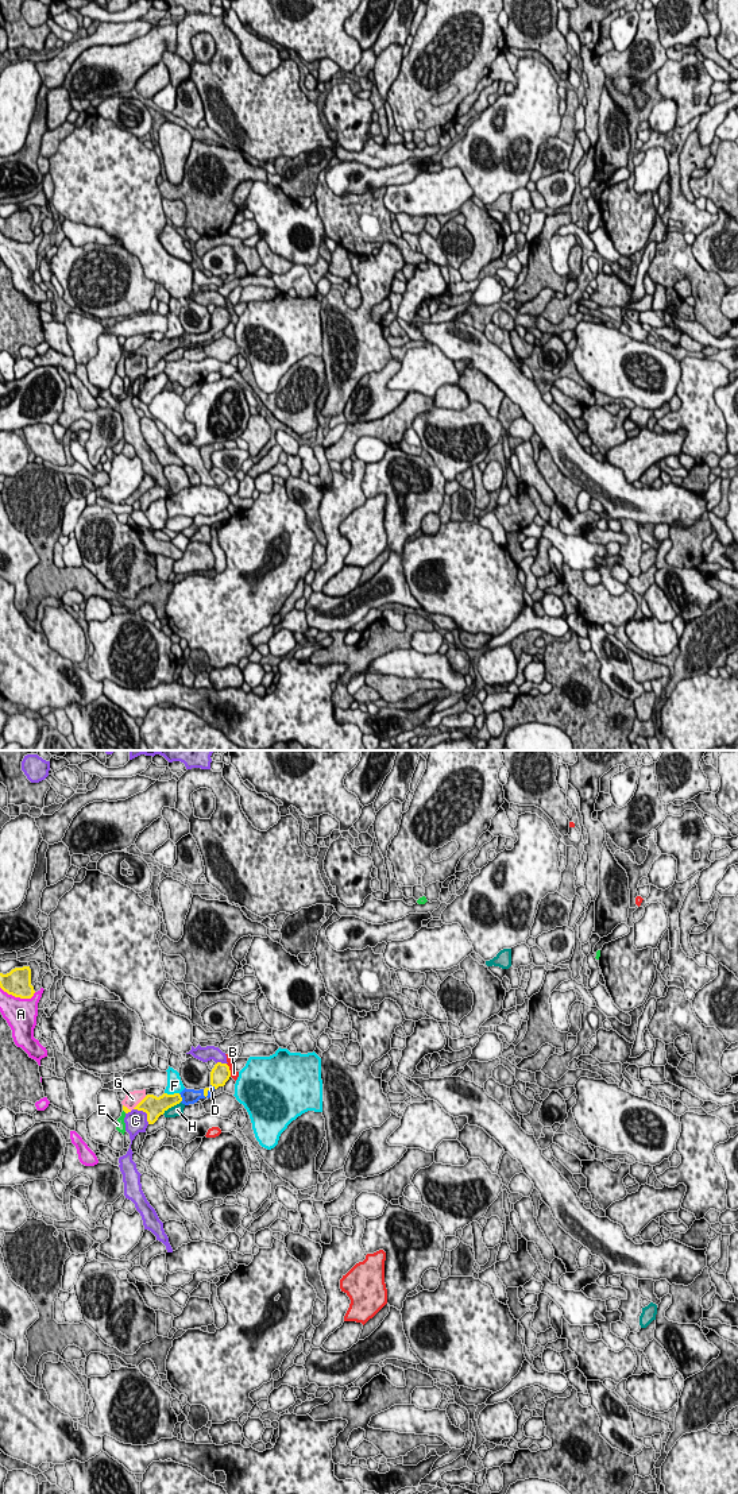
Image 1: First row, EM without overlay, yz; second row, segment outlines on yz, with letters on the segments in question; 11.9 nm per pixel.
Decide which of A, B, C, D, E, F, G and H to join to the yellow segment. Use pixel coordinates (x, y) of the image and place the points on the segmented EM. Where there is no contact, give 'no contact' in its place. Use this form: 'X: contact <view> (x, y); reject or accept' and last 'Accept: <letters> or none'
A: contact yz (18, 996); reject
B: contact yz (230, 1070); reject
C: contact yz (145, 1111); reject
D: contact yz (181, 1097); accept
E: contact yz (124, 1111); reject
F: contact yz (172, 1095); reject
G: contact yz (135, 1107); reject
H: contact yz (170, 1107); reject
Accept: D

